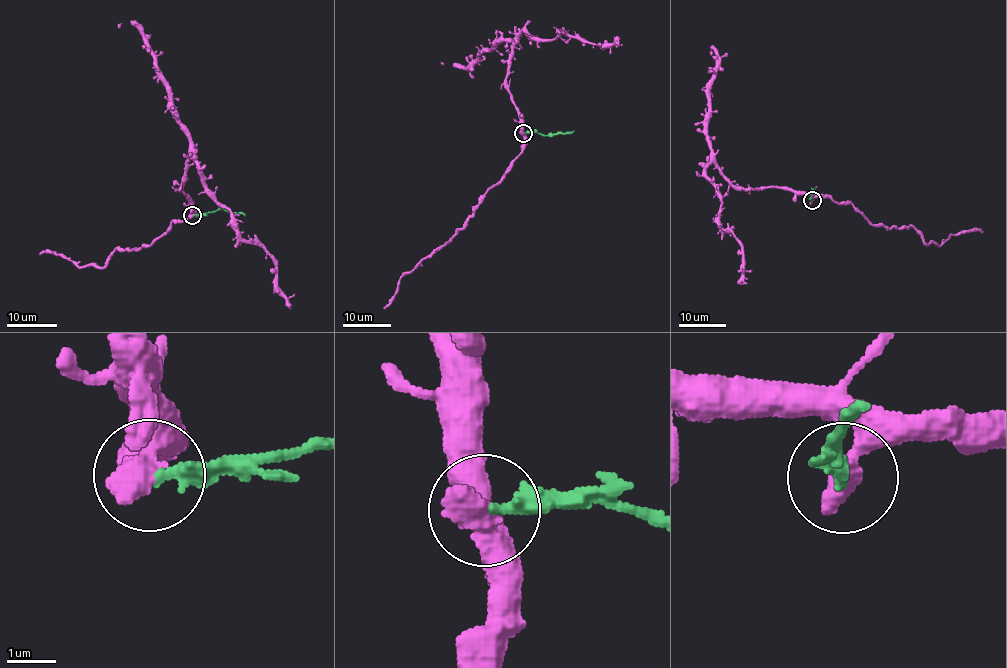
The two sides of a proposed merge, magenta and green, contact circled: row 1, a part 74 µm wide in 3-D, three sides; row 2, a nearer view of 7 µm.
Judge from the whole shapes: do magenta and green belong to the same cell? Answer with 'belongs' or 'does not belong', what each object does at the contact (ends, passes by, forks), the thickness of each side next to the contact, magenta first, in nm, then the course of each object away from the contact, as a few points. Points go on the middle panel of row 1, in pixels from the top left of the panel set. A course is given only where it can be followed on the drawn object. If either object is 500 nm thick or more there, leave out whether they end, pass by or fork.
does not belong; calibres 600 and 320 nm; course magenta (523, 133), (523, 118), (507, 84), (511, 45), (523, 30), (543, 40), (565, 33), (603, 49), (619, 46); course green (524, 133), (556, 134), (574, 131)

